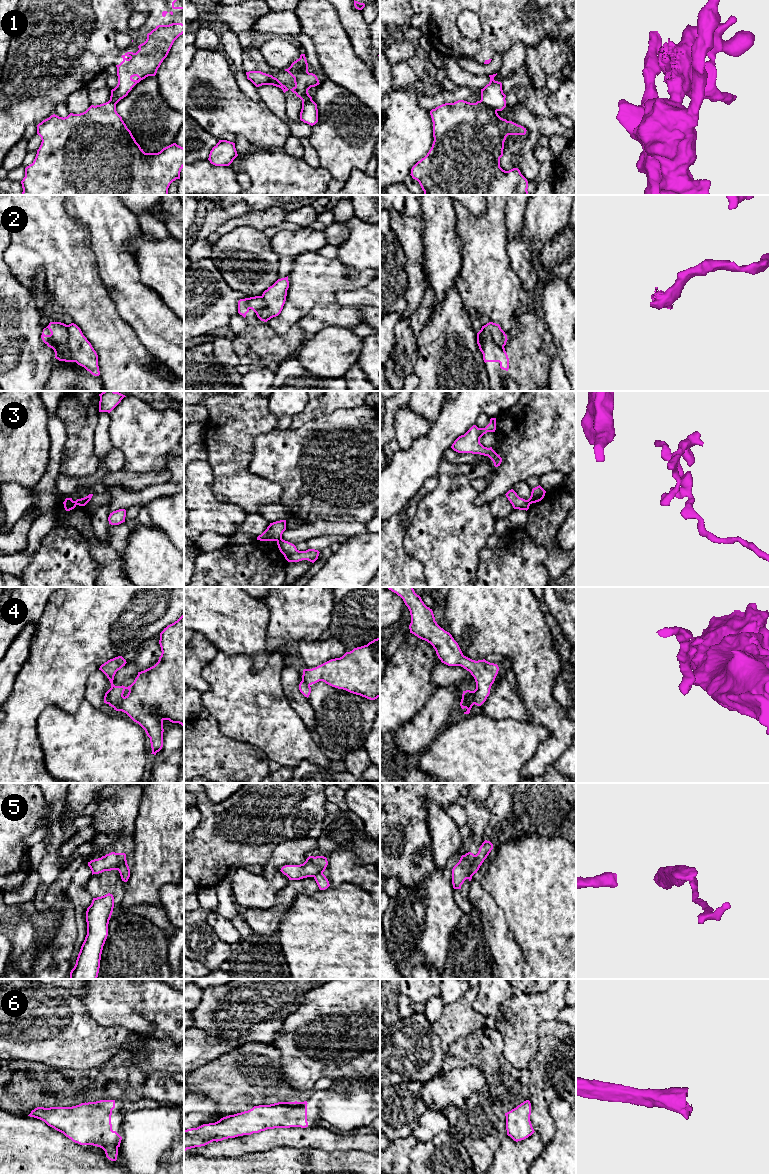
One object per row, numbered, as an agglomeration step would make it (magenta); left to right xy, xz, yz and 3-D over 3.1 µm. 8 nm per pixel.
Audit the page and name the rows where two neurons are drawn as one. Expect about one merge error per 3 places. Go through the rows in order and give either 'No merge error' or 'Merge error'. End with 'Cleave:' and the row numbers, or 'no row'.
1: Merge error
2: Merge error
3: Merge error
4: Merge error
5: Merge error
6: No merge error
Cleave: 1, 2, 3, 4, 5

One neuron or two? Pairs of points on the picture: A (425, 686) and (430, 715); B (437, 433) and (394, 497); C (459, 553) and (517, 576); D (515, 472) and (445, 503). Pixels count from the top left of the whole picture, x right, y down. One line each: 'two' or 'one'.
A: two
B: one
C: two
D: two

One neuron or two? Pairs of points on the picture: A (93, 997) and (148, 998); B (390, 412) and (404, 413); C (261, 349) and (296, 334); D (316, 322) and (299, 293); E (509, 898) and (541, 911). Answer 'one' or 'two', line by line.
A: one
B: two
C: one
D: two
E: one

